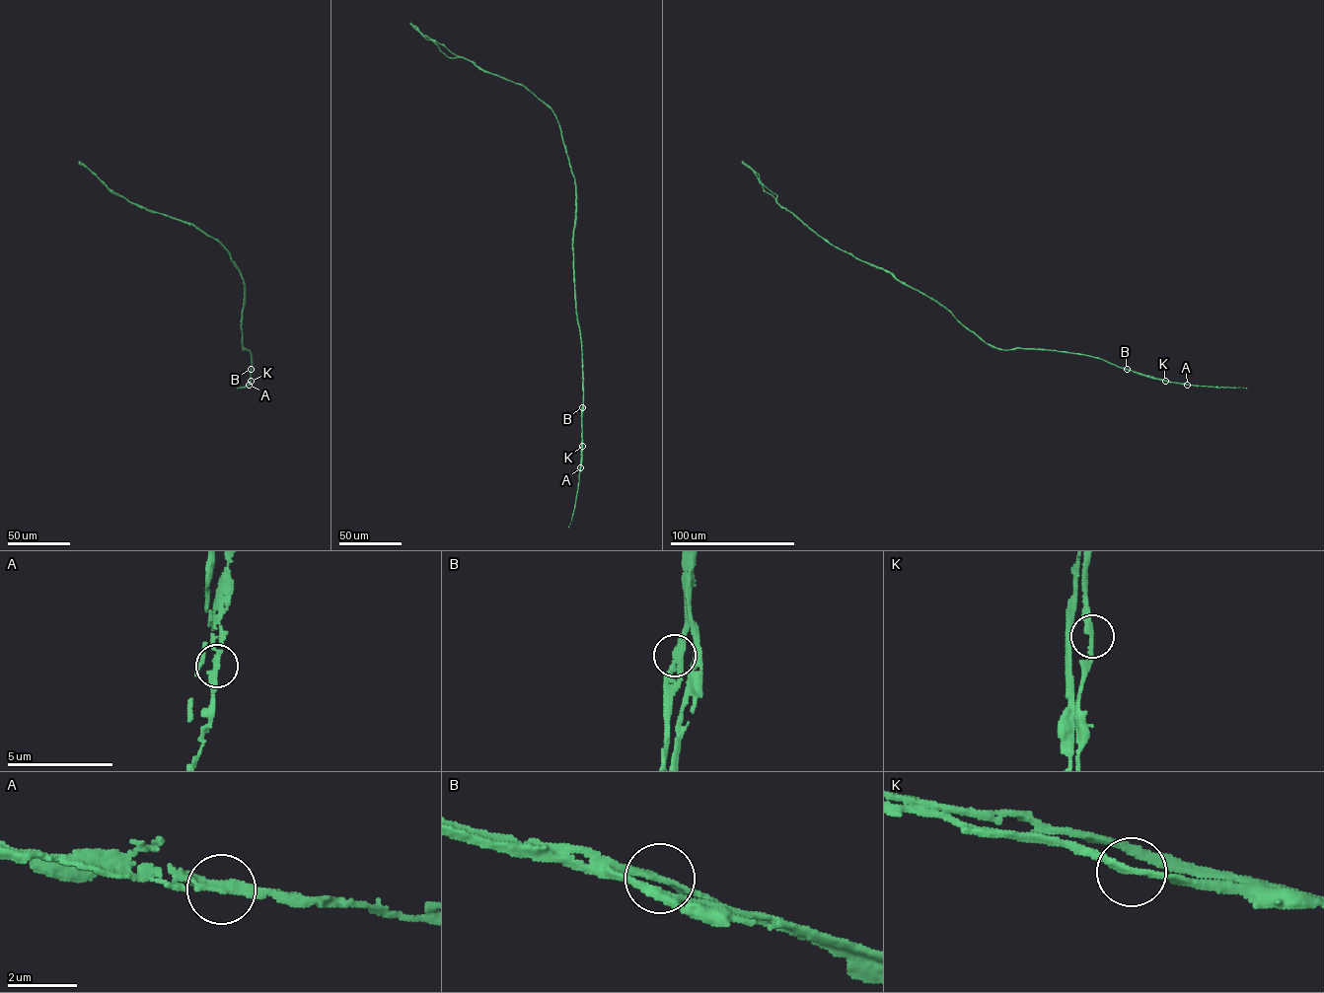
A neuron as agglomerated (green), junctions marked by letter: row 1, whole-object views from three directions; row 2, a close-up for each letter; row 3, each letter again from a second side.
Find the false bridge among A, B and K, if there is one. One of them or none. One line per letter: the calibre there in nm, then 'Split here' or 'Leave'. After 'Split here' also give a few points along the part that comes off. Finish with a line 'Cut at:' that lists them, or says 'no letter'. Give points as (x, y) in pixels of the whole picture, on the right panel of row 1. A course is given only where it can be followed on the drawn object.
A: Thickness 240 nm. Leave
B: Thickness 240 nm. Leave
K: Thickness 200 nm. Leave
Cut at: no letter

